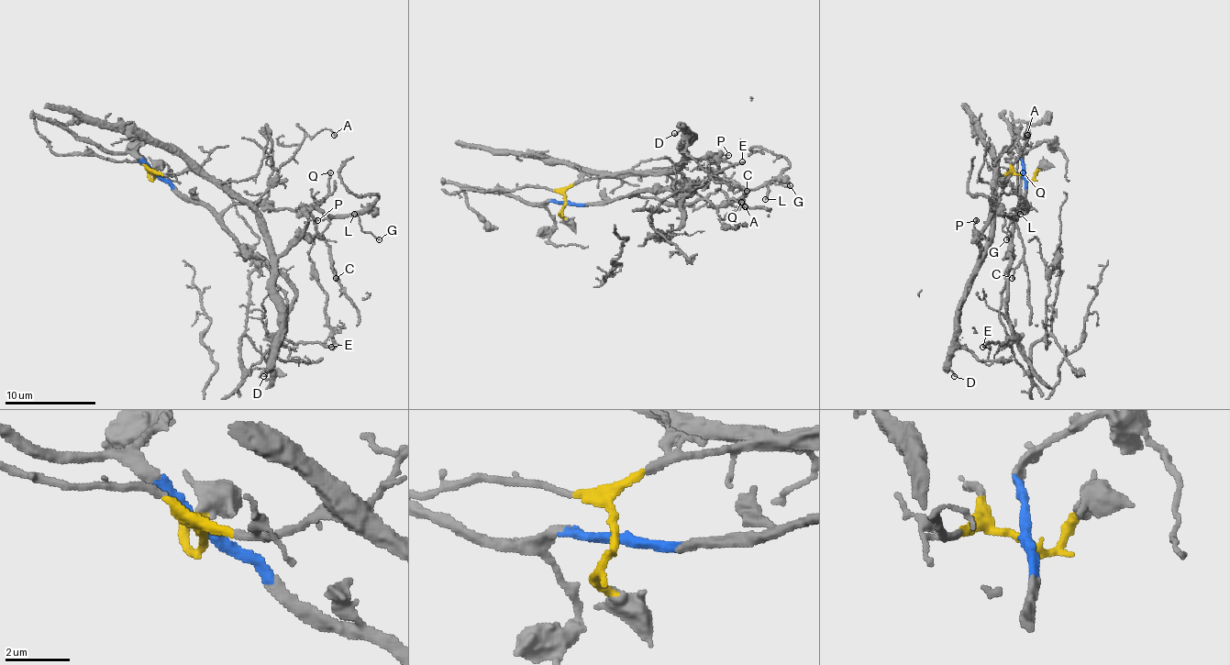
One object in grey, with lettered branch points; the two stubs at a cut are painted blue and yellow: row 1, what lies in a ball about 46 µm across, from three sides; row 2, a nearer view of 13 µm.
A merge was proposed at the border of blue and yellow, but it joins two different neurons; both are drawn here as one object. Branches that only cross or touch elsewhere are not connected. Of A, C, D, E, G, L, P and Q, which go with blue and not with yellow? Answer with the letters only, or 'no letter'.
C, E, Q

